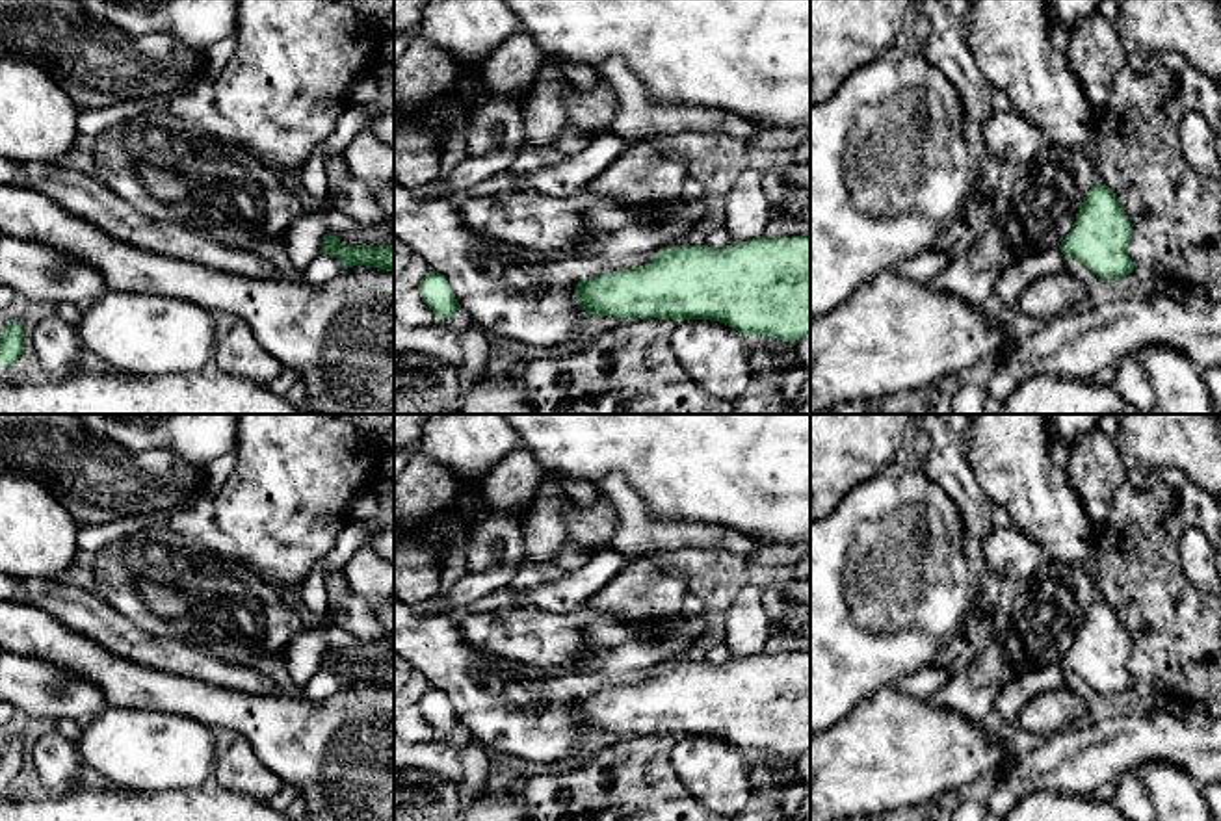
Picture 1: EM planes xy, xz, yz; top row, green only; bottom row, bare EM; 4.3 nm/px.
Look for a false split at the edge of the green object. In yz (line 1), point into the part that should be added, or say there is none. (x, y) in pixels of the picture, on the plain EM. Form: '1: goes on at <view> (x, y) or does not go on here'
1: does not go on here

